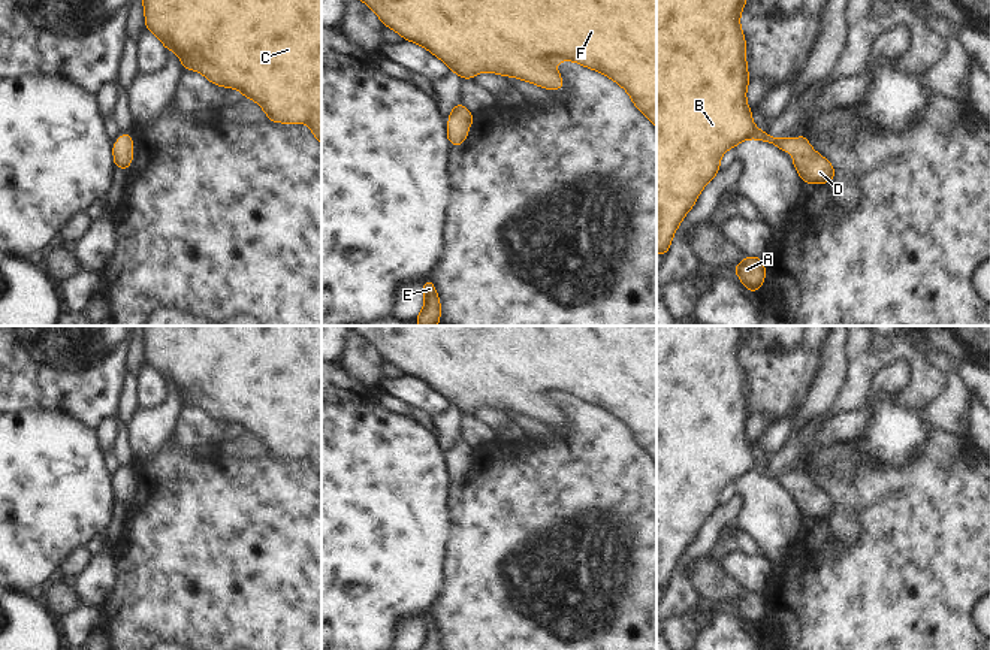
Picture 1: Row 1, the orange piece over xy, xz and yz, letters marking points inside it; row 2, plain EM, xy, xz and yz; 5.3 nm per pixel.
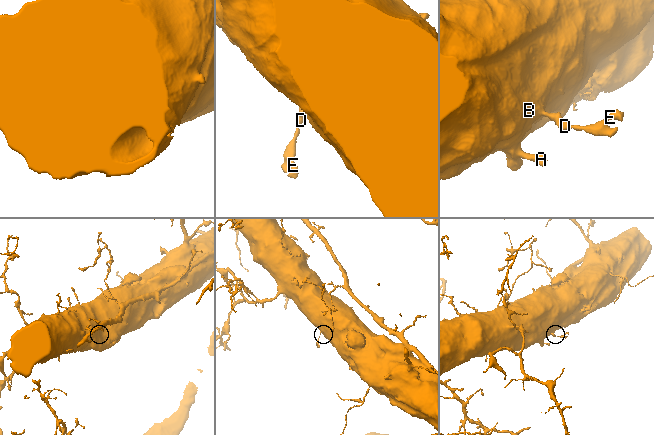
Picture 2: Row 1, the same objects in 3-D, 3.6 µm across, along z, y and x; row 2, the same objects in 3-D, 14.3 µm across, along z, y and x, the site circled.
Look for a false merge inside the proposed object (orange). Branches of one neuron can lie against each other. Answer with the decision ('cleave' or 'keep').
keep

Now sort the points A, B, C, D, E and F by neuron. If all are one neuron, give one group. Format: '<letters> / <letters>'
A B C D E F

